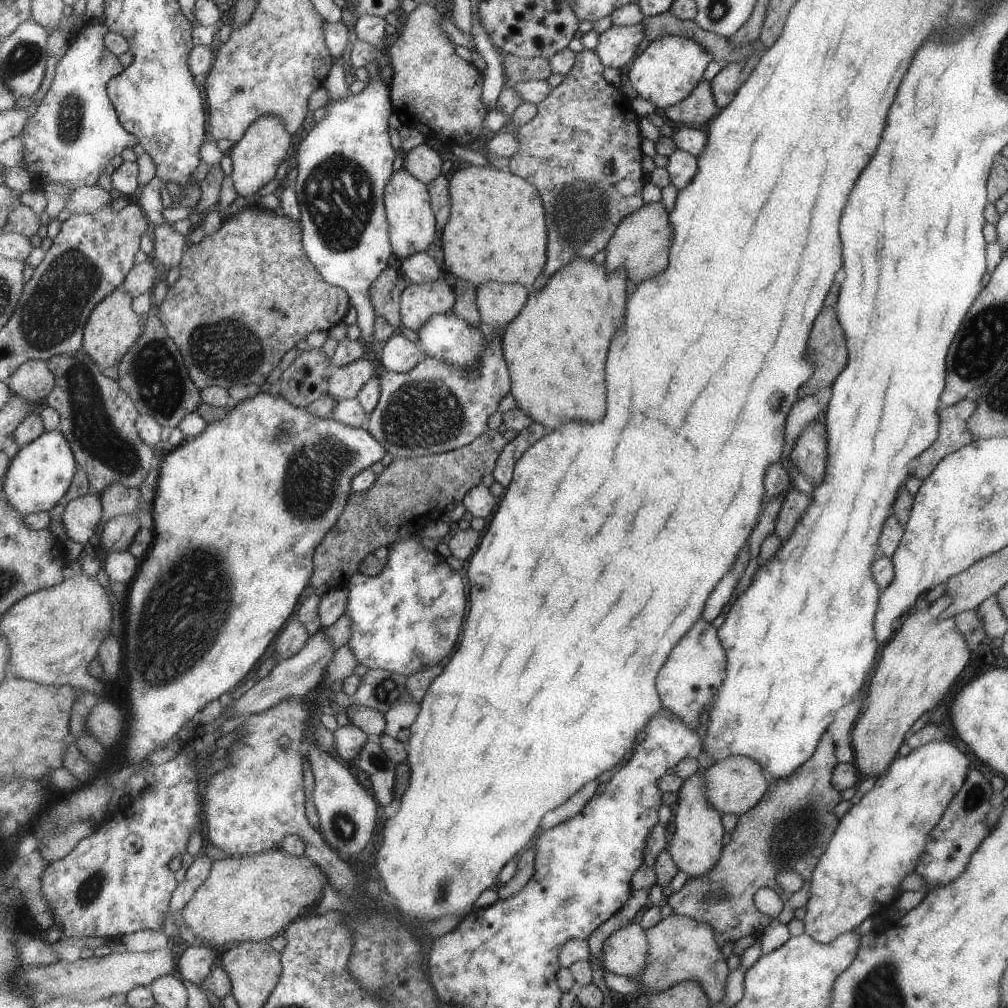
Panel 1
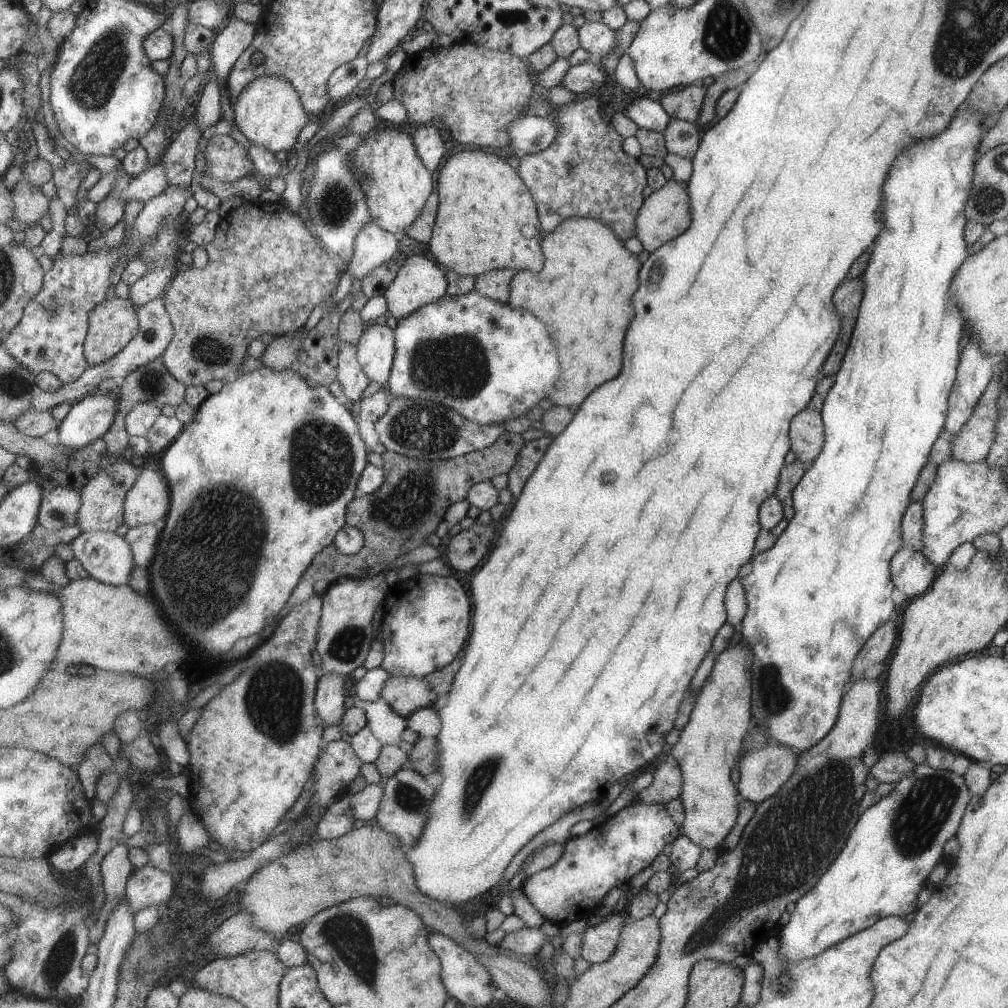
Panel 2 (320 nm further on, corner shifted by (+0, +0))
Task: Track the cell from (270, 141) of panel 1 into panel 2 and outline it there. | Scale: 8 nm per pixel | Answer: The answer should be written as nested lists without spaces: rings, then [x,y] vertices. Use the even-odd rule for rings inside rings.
[[[263,75],[251,81],[232,104],[235,124],[251,142],[283,156],[293,150],[297,136],[309,124],[309,113],[292,82],[277,75]]]

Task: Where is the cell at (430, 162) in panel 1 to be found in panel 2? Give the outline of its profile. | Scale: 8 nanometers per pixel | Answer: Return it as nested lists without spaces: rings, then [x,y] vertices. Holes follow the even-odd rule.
[[[433,123],[417,126],[413,135],[419,156],[427,165],[427,168],[431,172],[439,170],[441,160],[447,154],[445,152],[445,142],[443,142],[443,136],[441,136],[439,128]]]

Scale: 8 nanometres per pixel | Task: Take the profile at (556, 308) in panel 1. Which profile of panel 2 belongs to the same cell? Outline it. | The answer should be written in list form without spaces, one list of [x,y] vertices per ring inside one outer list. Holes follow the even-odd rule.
[[[581,216],[566,218],[555,230],[544,235],[542,247],[546,258],[545,268],[541,272],[518,271],[511,283],[509,304],[535,310],[535,314],[539,314],[539,318],[547,322],[551,338],[555,338],[559,354],[563,354],[563,374],[558,382],[559,386],[555,385],[549,399],[555,406],[577,411],[591,390],[595,390],[605,380],[611,380],[621,368],[621,340],[627,324],[633,318],[629,298],[637,290],[639,260],[635,254],[623,248],[619,237],[607,223],[603,223],[601,219]]]

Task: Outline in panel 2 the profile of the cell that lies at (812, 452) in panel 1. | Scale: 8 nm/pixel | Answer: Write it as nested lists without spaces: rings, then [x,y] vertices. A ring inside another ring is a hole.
[[[807,408],[795,422],[791,422],[791,450],[796,458],[809,466],[822,450],[823,424],[821,424],[819,409]]]

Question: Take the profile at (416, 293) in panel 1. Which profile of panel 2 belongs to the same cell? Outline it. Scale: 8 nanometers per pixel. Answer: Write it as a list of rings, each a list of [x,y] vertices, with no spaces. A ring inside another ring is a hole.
[[[415,255],[404,261],[397,278],[387,290],[385,299],[392,316],[400,321],[419,310],[419,308],[447,297],[447,294],[445,269],[434,259],[427,258],[425,255]]]

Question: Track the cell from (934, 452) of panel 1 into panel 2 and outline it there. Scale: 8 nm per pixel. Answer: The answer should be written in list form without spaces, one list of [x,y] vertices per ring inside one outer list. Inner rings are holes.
[[[993,377],[982,396],[978,398],[971,418],[964,423],[957,435],[947,438],[950,458],[964,463],[983,461],[995,438],[999,398],[999,382]]]

